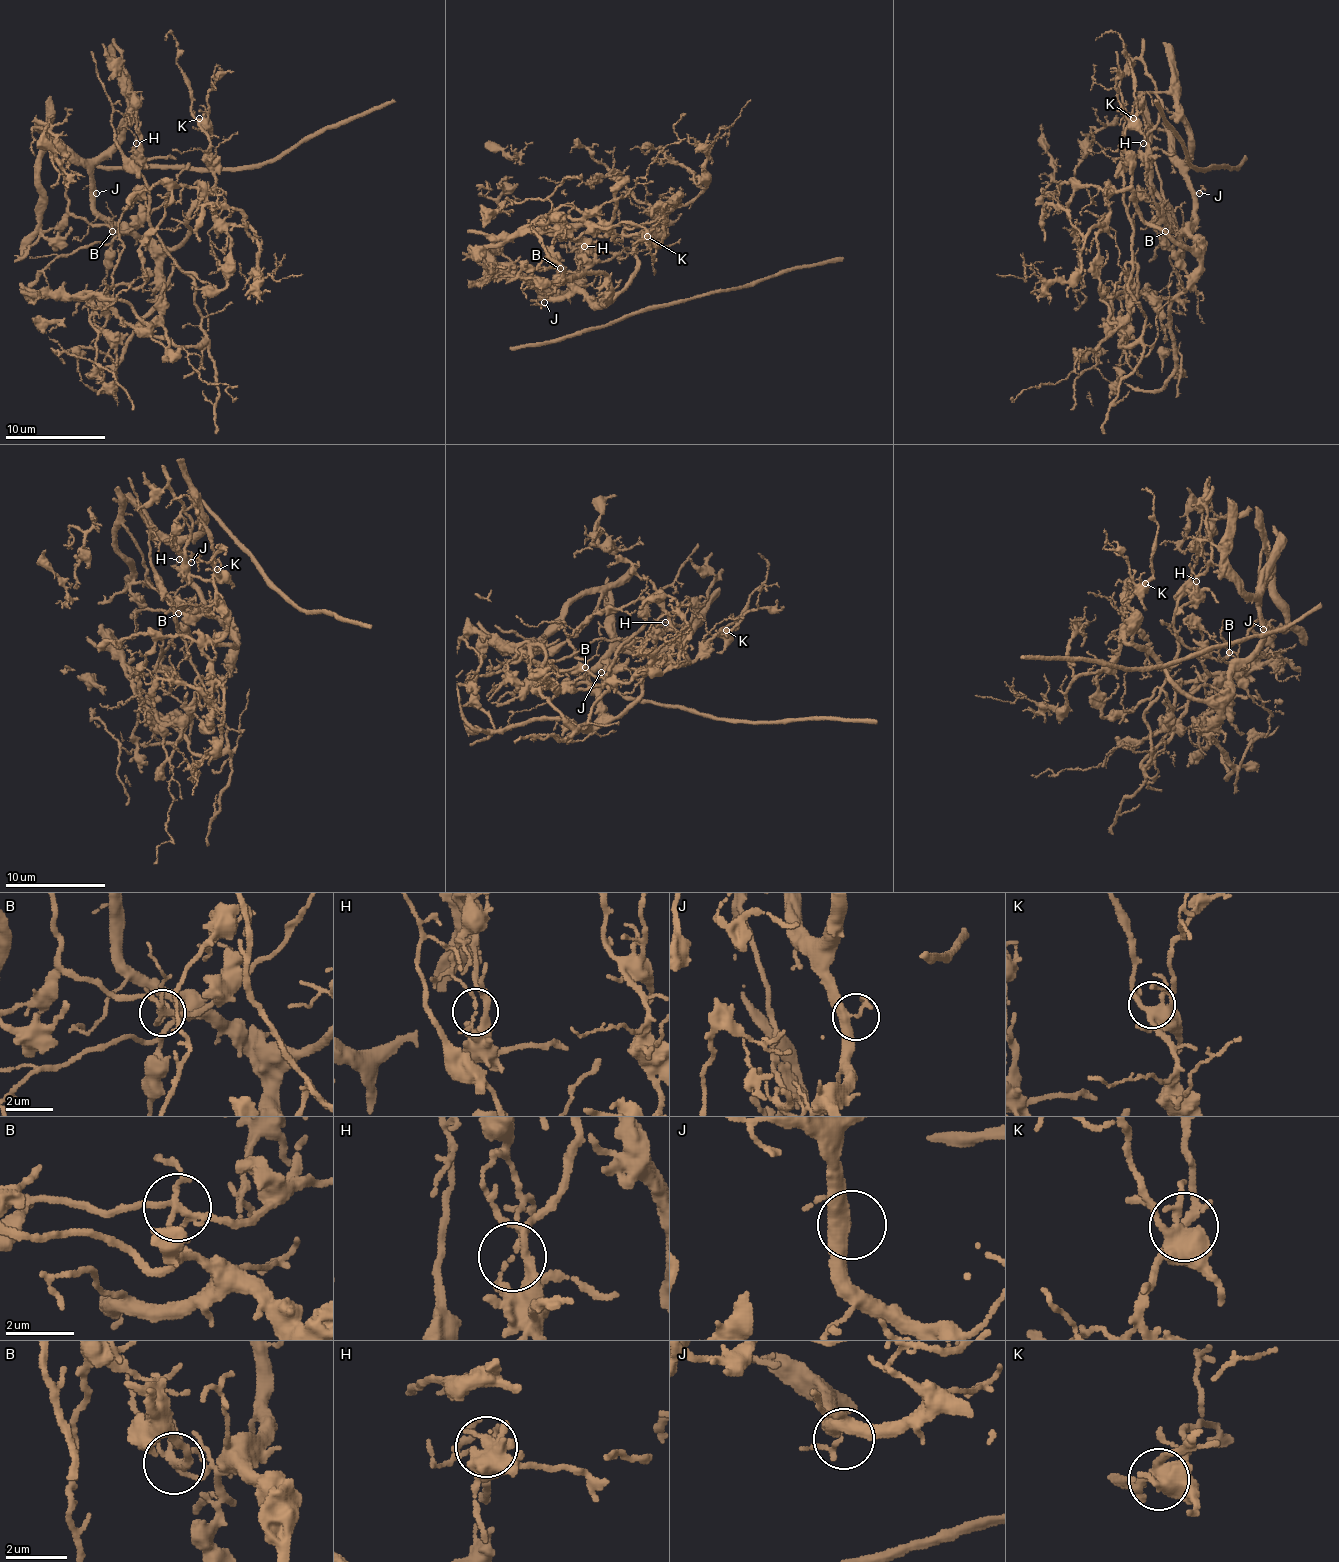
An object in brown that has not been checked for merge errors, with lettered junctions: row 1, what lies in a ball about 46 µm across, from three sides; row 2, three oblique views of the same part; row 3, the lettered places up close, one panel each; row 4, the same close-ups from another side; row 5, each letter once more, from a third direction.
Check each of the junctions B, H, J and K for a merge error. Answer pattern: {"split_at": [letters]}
{"split_at": ["B", "H"]}

